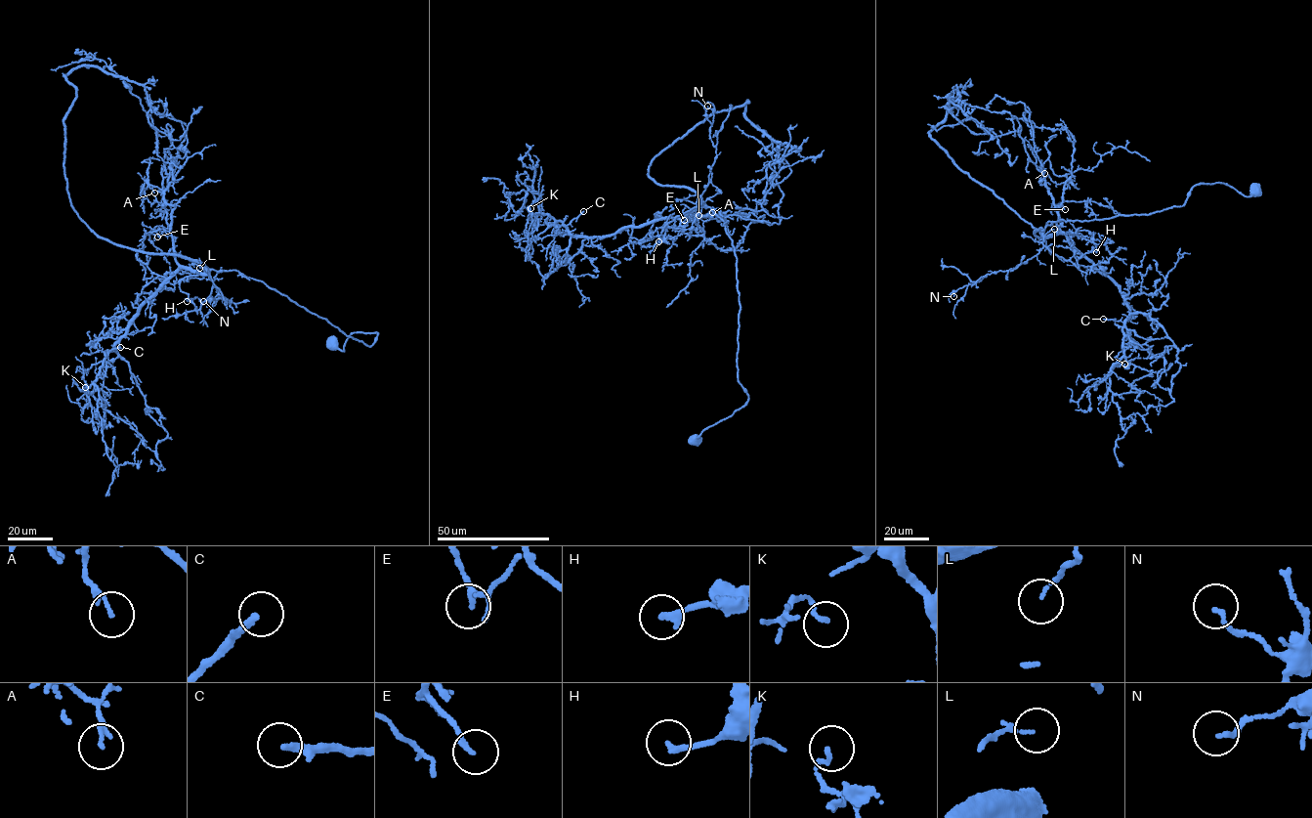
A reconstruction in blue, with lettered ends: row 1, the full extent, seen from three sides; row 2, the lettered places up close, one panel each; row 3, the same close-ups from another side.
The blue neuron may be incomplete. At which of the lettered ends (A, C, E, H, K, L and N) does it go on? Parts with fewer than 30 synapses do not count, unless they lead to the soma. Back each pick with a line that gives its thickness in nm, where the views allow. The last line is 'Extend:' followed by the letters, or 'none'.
C: 240 nm thick
Extend: C

